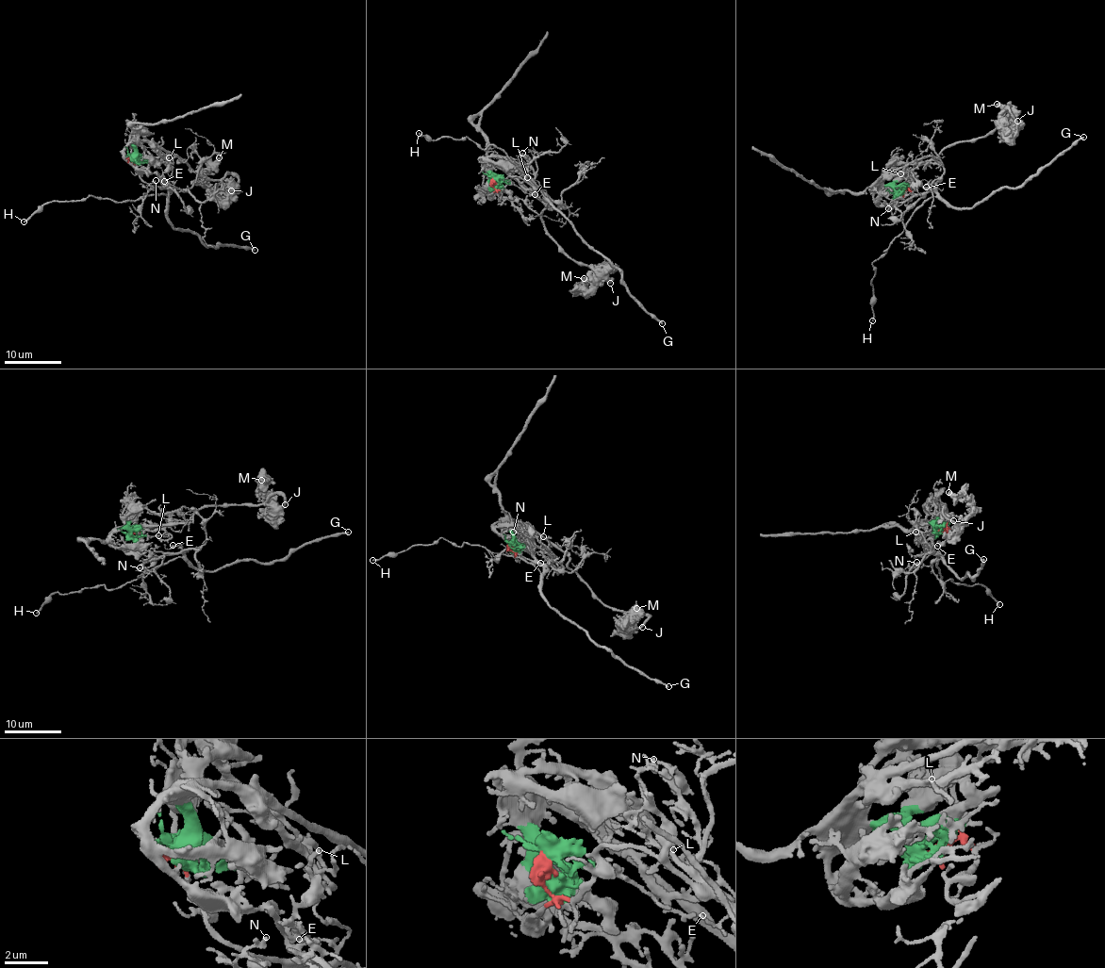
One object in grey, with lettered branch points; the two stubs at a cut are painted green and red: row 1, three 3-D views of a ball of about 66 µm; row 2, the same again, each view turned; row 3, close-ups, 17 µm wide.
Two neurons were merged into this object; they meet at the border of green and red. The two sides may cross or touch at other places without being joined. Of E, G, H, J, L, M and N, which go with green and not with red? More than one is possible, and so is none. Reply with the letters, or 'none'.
J, L, M

